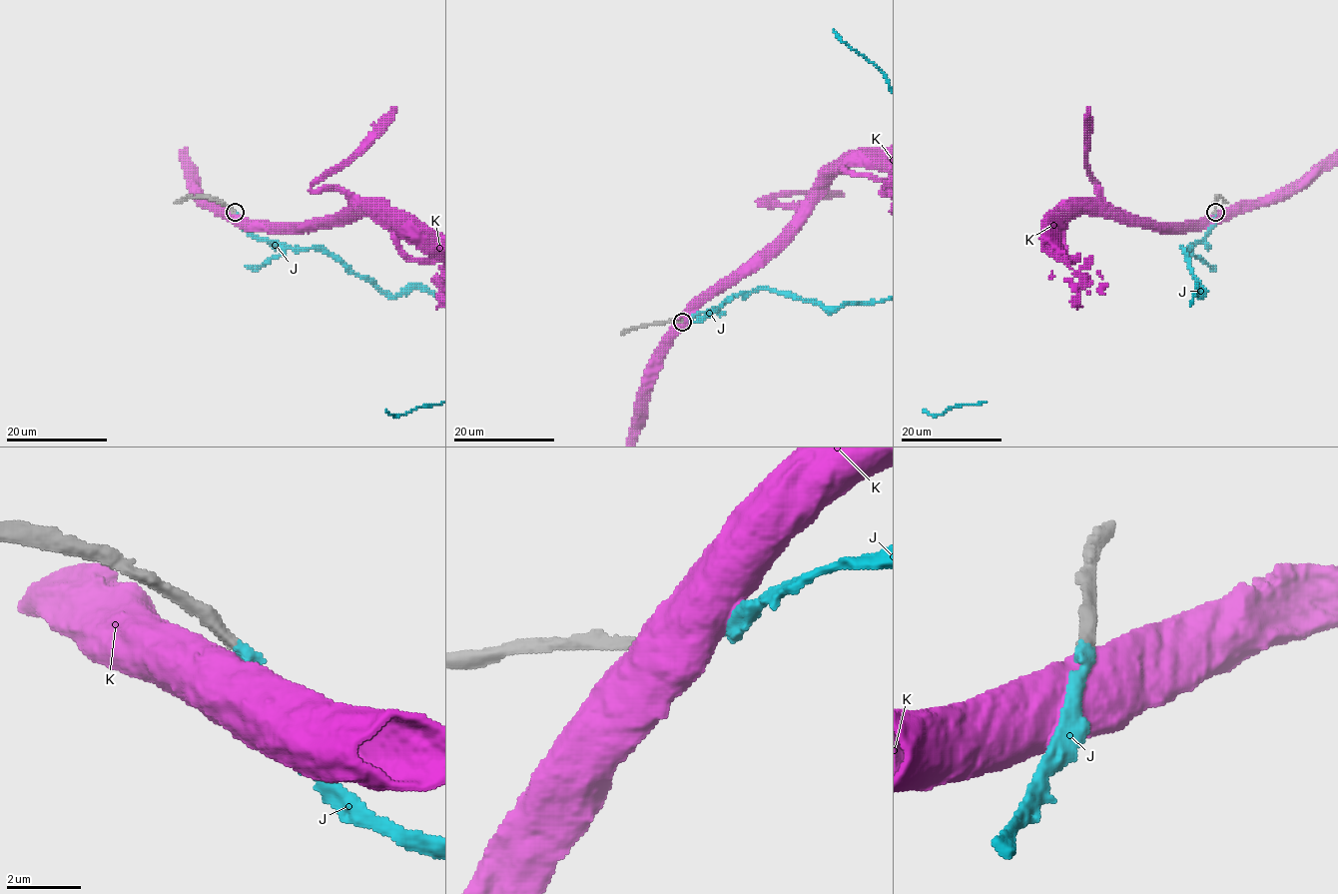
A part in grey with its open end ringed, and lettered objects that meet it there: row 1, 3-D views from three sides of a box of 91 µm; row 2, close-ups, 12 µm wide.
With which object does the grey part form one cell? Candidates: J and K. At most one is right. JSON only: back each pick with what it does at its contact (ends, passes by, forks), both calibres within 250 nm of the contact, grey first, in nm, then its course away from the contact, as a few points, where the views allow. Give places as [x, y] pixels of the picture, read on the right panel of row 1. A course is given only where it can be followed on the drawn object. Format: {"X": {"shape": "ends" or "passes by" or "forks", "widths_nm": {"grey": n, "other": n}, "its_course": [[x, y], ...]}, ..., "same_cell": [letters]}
{"J": {"shape": "ends", "widths_nm": {"grey": 360, "other": 320}}, "same_cell": ["J"]}

